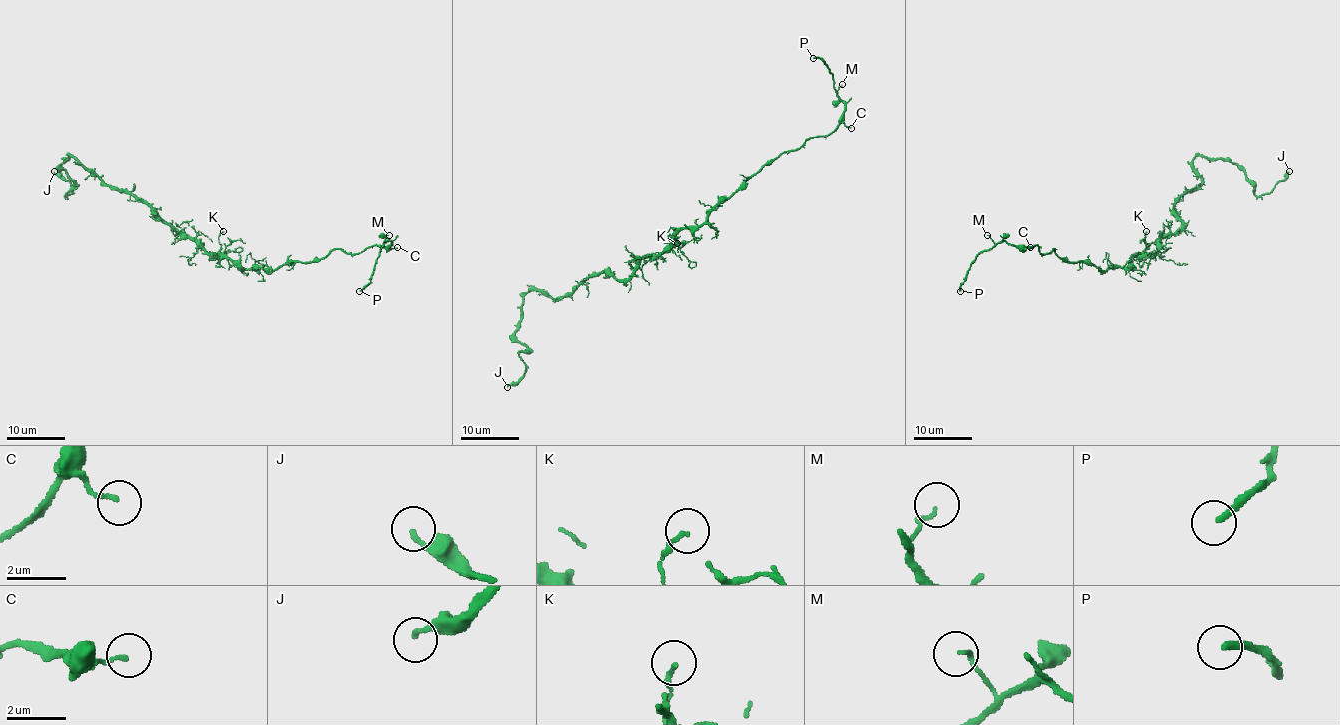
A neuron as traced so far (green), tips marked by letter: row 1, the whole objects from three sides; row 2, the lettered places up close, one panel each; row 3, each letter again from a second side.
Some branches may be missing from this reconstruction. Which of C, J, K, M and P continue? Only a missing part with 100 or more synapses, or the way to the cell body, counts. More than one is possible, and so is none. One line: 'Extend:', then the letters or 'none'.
Extend: P

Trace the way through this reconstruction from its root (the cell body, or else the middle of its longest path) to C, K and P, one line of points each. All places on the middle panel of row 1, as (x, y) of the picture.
C: (665, 248), (680, 230), (699, 226), (785, 151), (829, 135), (842, 122), (851, 128)
K: (665, 248), (671, 242), (674, 246), (672, 242), (677, 243)
P: (665, 248), (680, 230), (699, 226), (766, 164), (838, 126), (843, 103), (824, 62), (813, 58)

